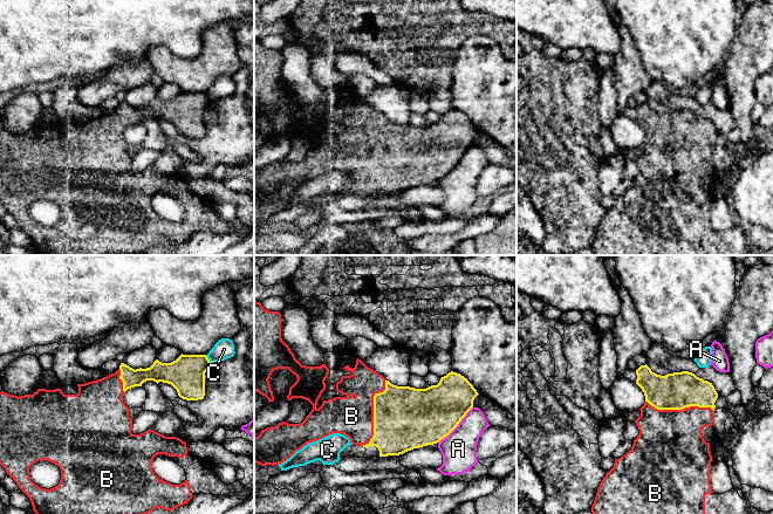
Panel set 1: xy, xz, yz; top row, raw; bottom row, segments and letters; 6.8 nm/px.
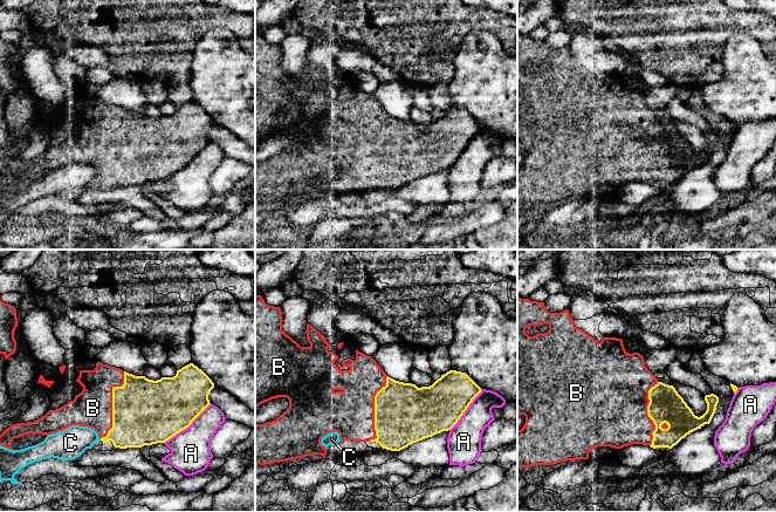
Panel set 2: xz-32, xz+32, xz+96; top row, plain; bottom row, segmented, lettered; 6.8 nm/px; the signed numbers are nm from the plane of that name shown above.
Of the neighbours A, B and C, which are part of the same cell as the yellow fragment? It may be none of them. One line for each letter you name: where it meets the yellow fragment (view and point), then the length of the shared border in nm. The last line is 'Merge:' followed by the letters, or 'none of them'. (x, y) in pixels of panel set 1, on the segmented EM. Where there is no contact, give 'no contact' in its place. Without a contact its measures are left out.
B: xz (374, 412) | 480 nm
Merge: B

